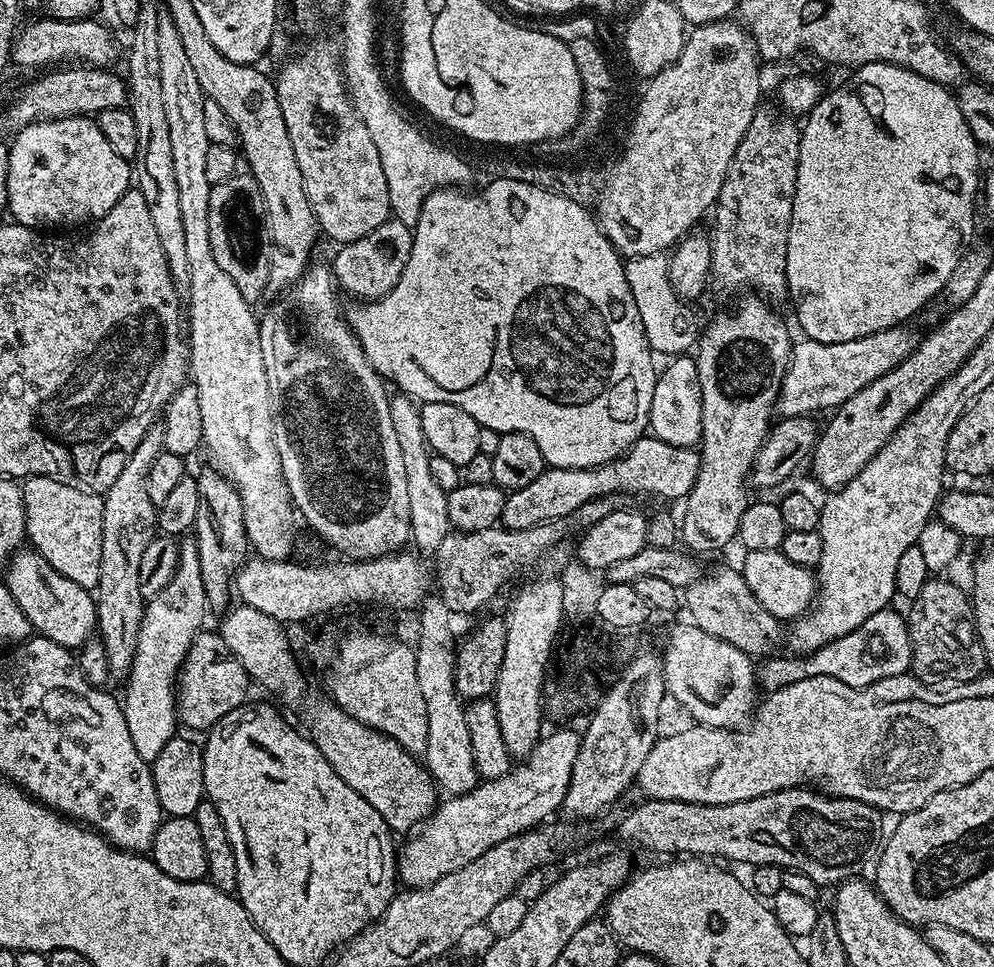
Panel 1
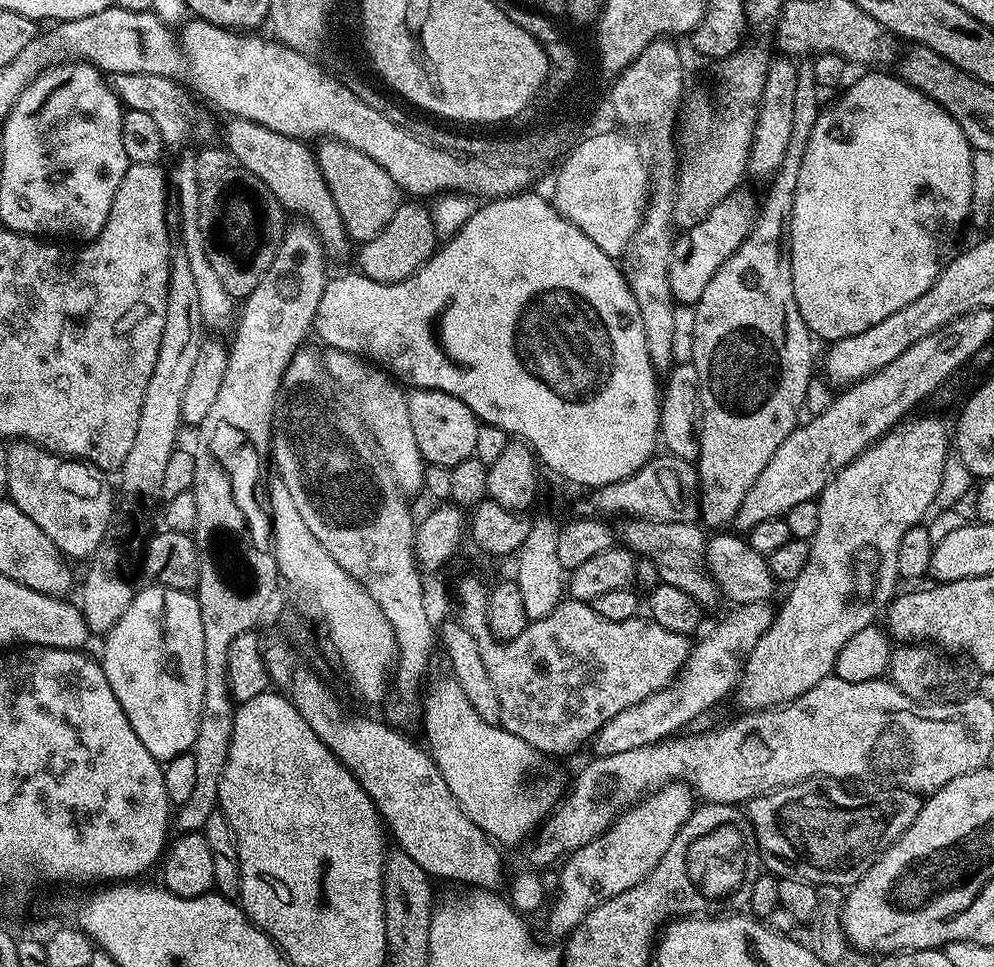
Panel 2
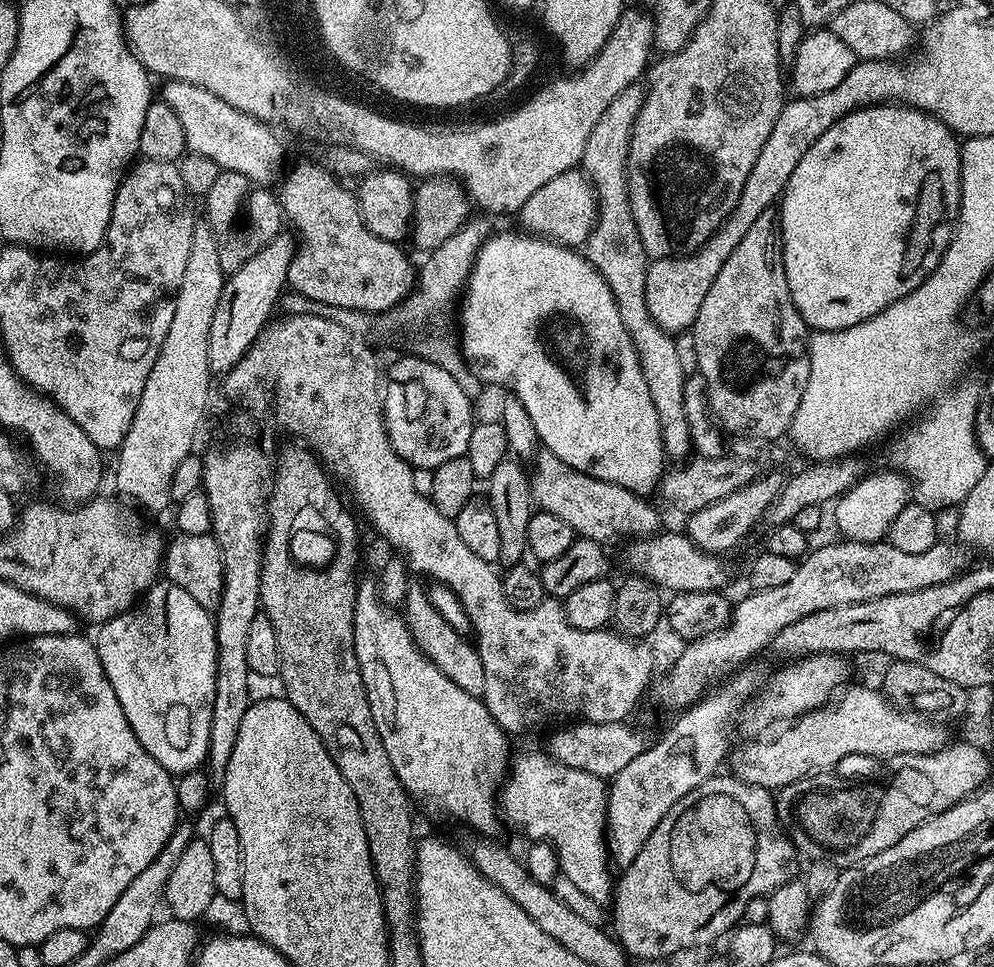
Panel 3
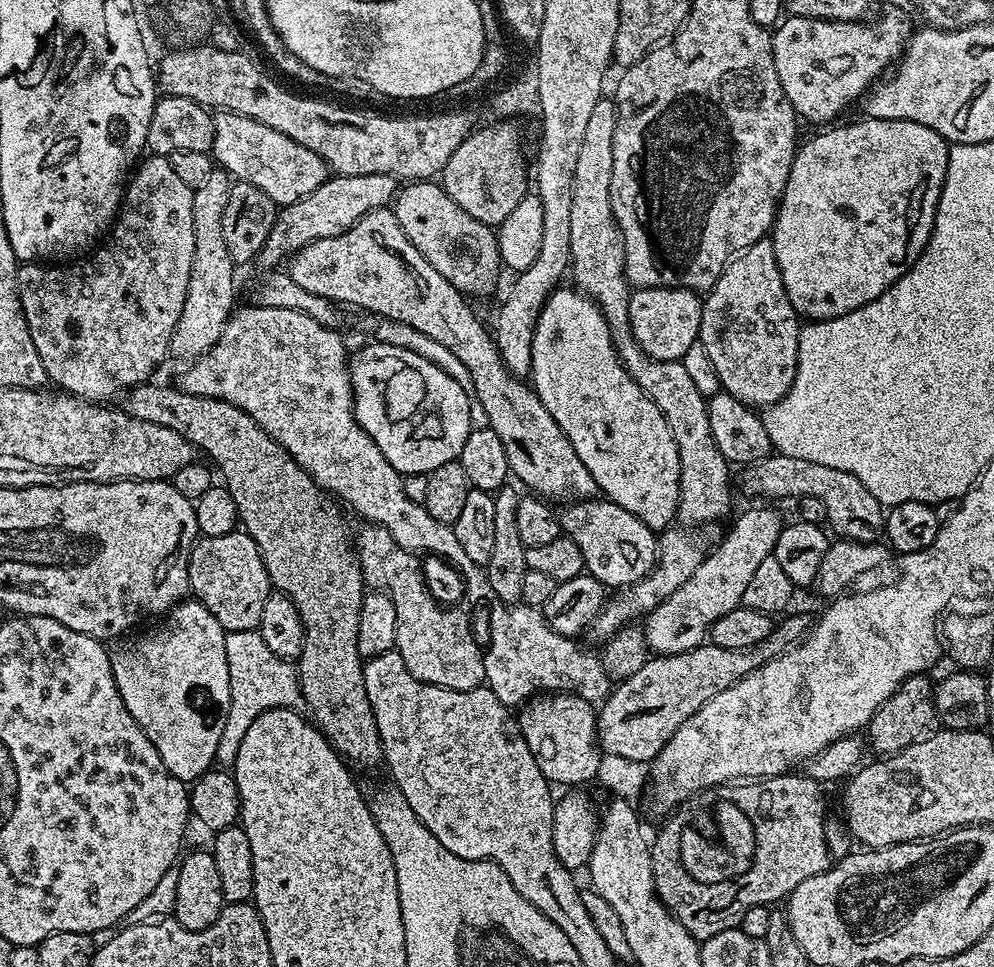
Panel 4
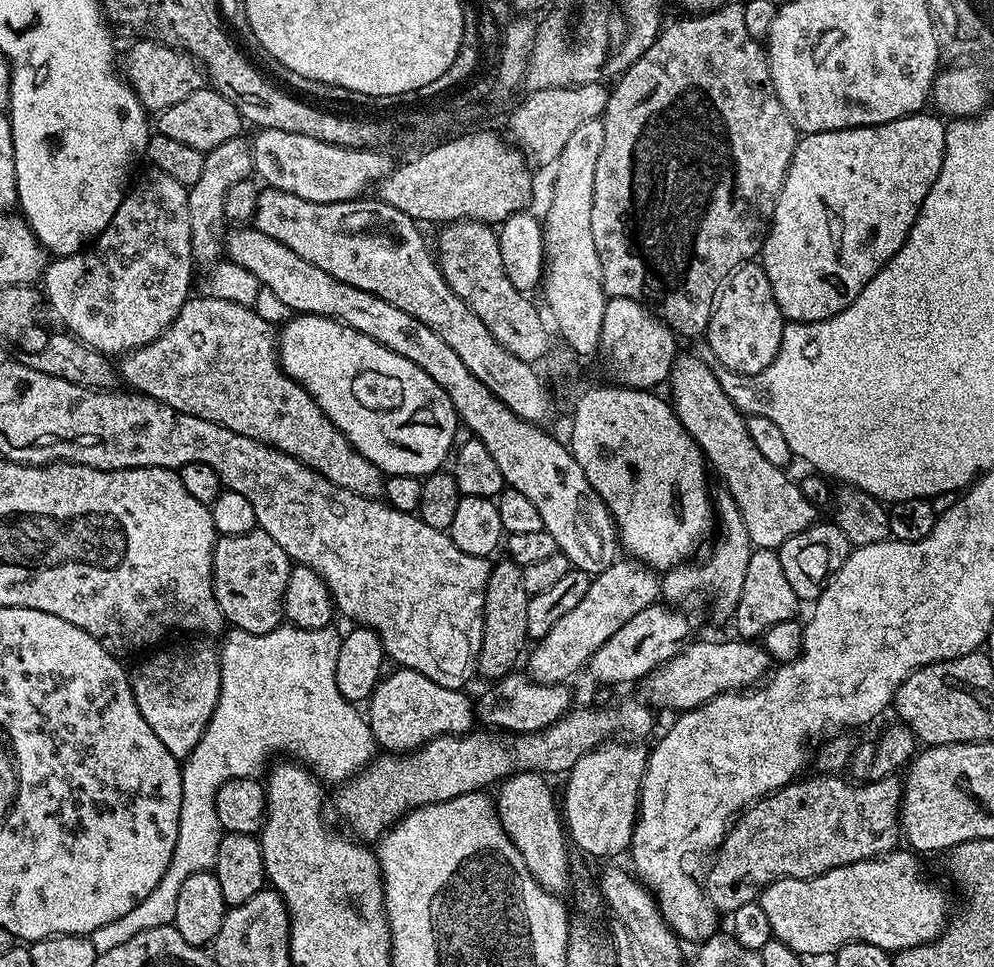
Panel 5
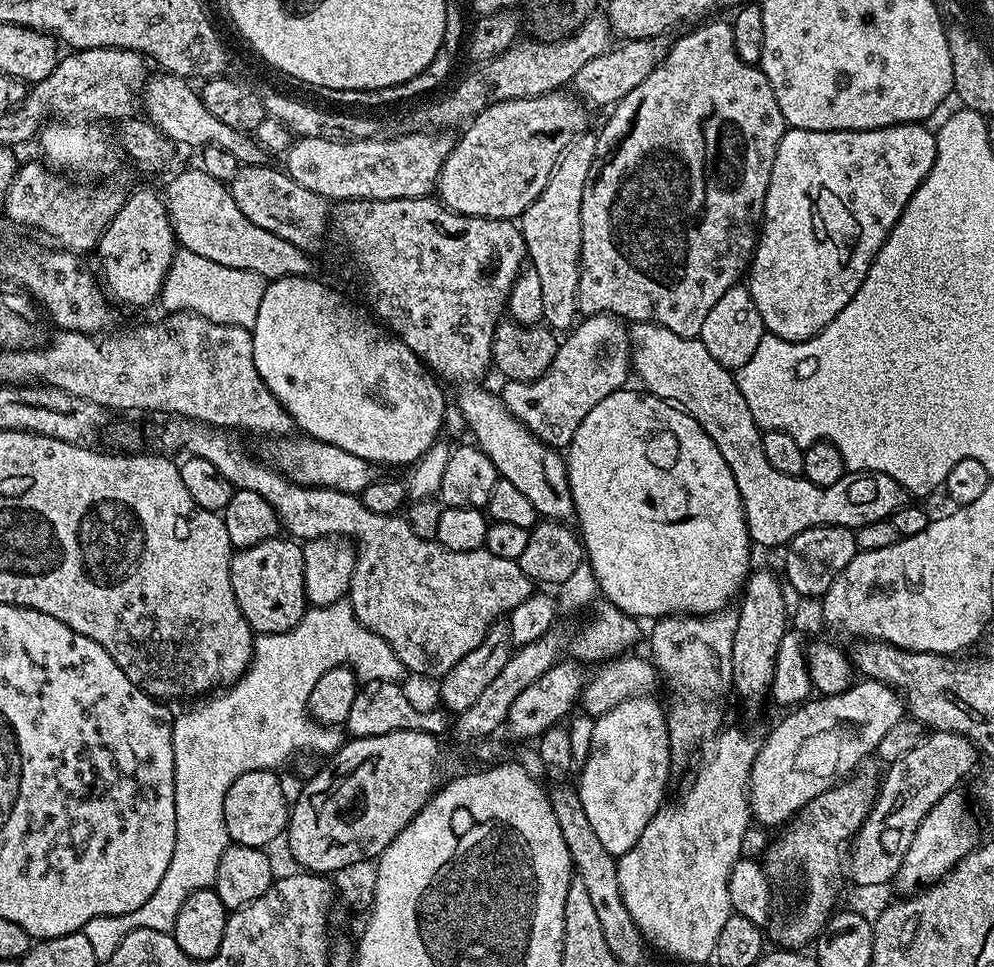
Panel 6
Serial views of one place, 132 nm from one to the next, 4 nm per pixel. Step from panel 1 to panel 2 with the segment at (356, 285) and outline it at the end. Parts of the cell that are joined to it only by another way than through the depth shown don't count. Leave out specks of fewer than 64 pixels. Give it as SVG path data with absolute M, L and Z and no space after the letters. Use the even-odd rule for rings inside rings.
M401 202L396 205L394 218L386 222L386 226L374 238L363 241L360 248L360 275L374 282L397 284L413 276L438 244L438 237L433 231L432 218L429 209L423 208L420 202Z

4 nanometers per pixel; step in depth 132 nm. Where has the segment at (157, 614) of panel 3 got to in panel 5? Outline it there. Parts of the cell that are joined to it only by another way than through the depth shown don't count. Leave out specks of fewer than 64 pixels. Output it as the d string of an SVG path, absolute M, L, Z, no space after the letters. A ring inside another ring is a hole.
M188 644L177 652L160 652L149 660L144 660L133 671L130 676L132 682L132 693L138 702L138 710L142 710L142 718L150 725L150 730L174 754L177 758L187 758L198 746L198 738L206 730L210 718L214 714L214 706L218 702L220 693L220 658L217 649L208 644Z

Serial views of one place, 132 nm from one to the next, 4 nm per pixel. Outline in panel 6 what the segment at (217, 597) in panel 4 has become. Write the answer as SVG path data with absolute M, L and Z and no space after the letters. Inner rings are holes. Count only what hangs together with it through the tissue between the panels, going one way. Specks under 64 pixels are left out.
M277 534L266 542L233 551L230 584L238 598L238 608L253 633L288 632L304 617L310 605L306 598L306 578L302 572L303 547L295 539Z

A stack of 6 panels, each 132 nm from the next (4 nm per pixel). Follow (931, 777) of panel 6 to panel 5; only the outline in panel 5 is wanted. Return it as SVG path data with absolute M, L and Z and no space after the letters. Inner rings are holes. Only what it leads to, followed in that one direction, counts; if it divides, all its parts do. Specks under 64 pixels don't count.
M819 775L810 780L797 779L776 792L770 792L735 817L723 842L711 857L712 865L708 868L706 891L708 900L717 913L730 914L738 910L738 906L746 906L746 902L756 900L765 886L773 884L775 880L787 876L809 880L838 866L850 866L854 862L883 858L889 852L897 851L899 844L896 843L901 843L902 840L902 780L899 775L882 776L873 779L873 784L864 782L859 786L852 786L856 788L848 788L849 781L839 780L839 775Z

